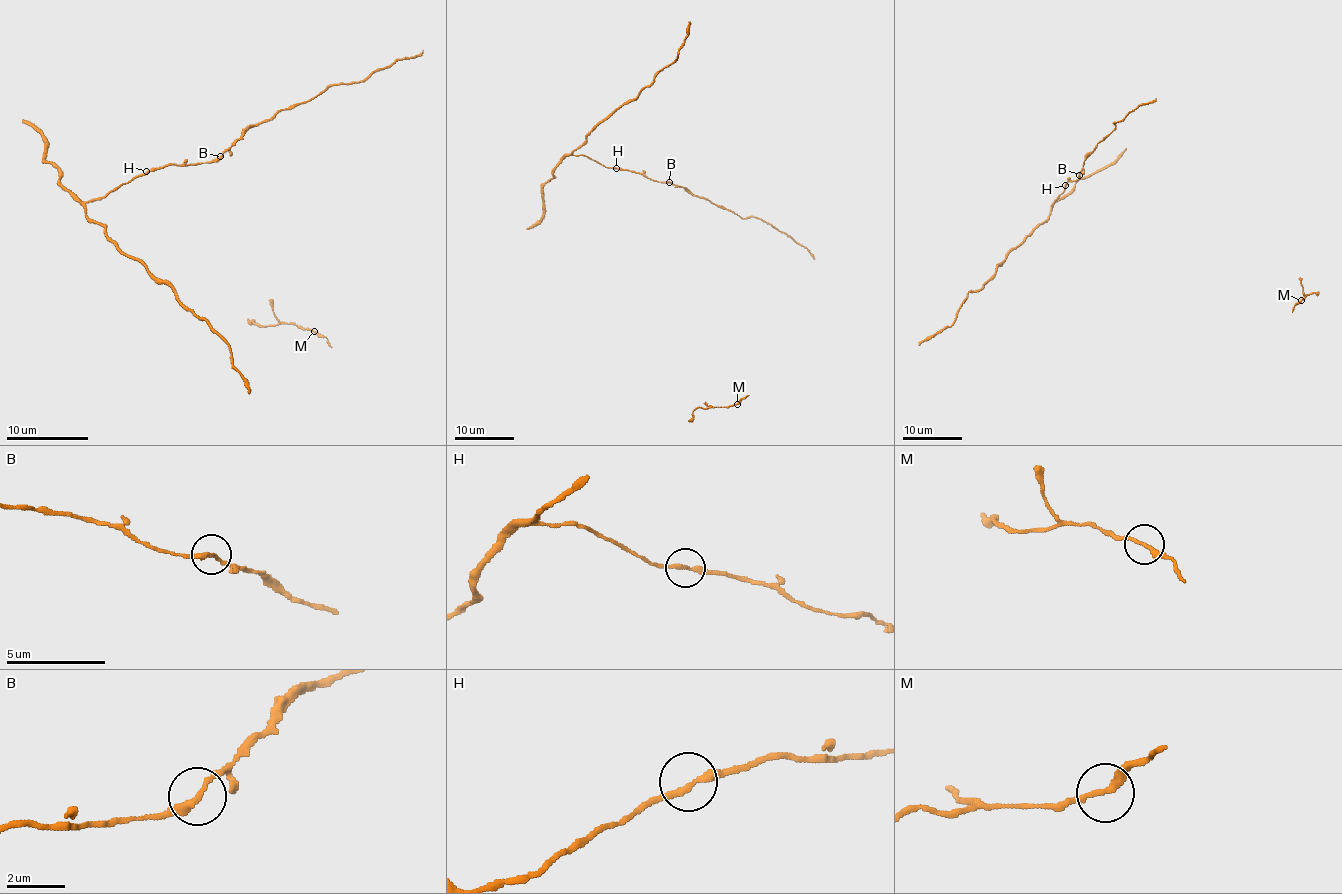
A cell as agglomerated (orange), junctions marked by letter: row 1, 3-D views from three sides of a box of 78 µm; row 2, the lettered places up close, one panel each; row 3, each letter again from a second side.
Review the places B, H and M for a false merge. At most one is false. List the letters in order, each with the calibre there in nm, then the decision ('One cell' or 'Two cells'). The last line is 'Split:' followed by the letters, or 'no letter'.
B: Thickness 200 nm. Two cells
H: Thickness 200 nm. One cell
M: Thickness 200 nm. One cell
Split: B

